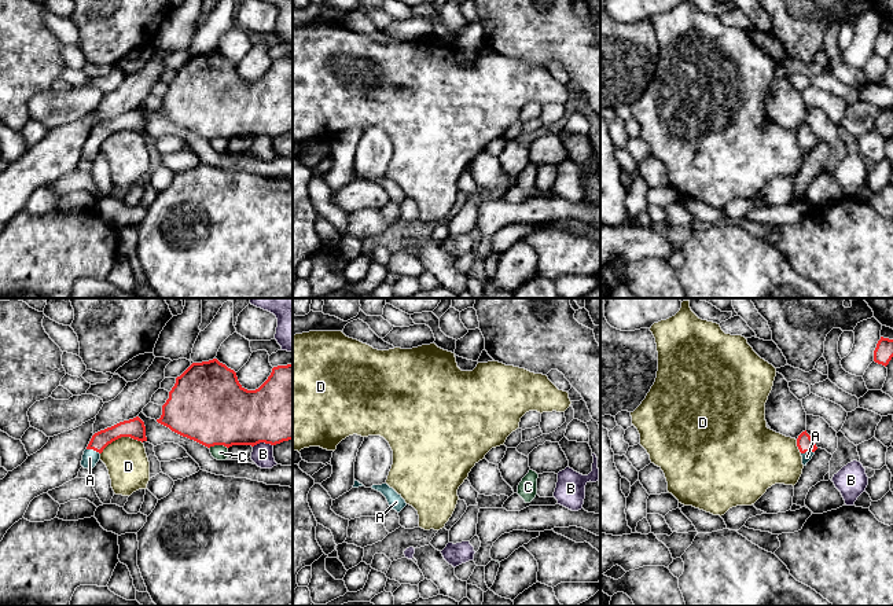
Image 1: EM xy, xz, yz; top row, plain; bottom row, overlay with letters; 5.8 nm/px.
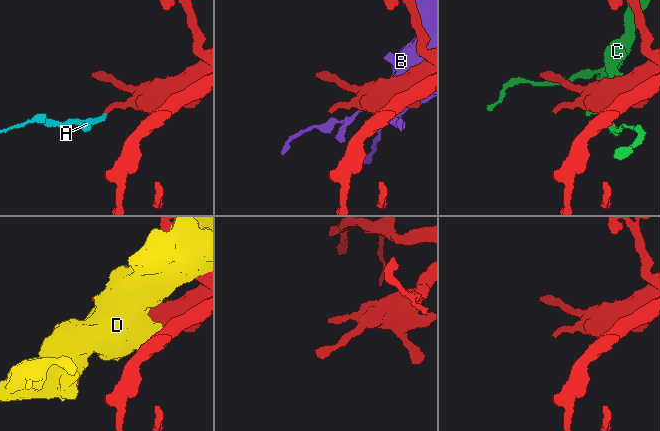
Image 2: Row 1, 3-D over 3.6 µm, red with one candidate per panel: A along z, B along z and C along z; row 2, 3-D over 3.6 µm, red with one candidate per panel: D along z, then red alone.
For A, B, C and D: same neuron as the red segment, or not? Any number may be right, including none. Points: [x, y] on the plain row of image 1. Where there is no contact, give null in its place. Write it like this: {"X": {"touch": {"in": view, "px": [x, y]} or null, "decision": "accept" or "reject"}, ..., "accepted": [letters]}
{"A": {"touch": {"in": "xy", "px": [94, 142]}, "decision": "accept"}, "B": {"touch": {"in": "xy", "px": [263, 133]}, "decision": "reject"}, "C": {"touch": {"in": "xy", "px": [217, 136]}, "decision": "reject"}, "D": {"touch": {"in": "xy", "px": [120, 129]}, "decision": "reject"}, "accepted": ["A"]}

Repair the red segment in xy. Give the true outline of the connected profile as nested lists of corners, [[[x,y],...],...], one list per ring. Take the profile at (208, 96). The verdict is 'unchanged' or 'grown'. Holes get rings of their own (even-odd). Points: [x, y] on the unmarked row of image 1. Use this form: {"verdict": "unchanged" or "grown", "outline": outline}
{"verdict": "unchanged", "outline": [[[217,51],[192,55],[176,70],[157,114],[207,140],[214,137],[227,140],[232,137],[254,139],[260,135],[276,137],[293,132],[293,56],[273,59],[268,71],[258,81],[247,82],[239,76],[236,65]]]}

